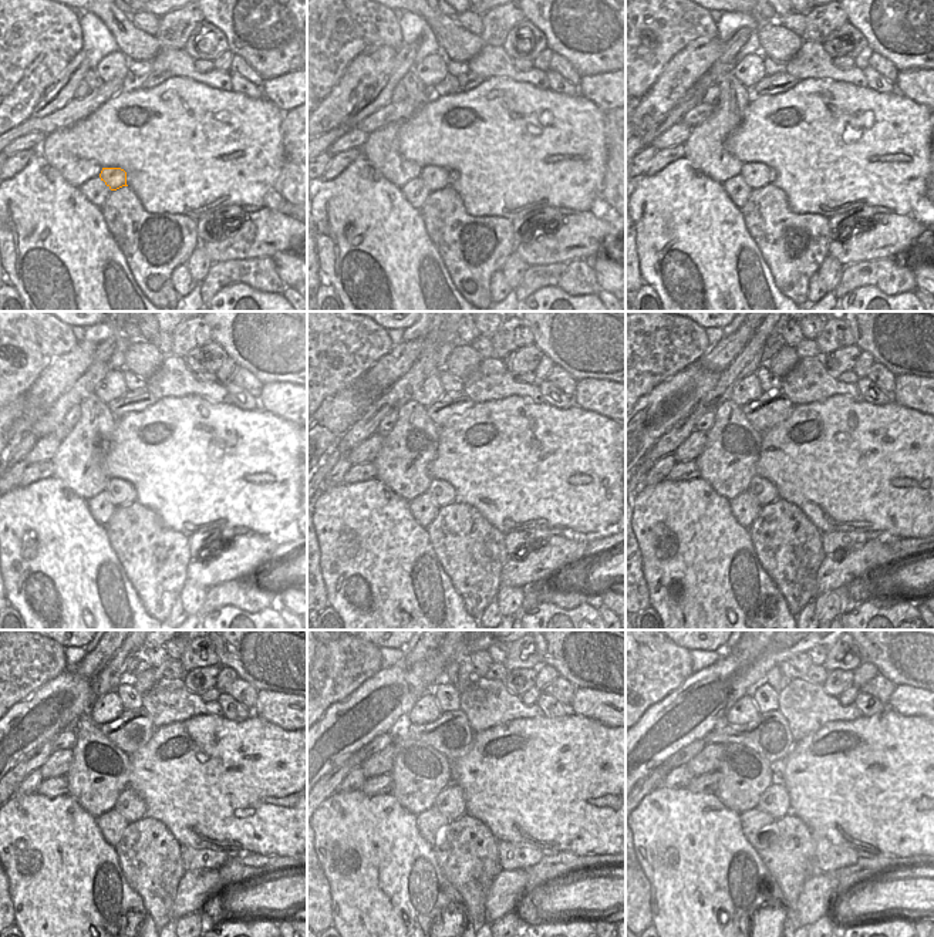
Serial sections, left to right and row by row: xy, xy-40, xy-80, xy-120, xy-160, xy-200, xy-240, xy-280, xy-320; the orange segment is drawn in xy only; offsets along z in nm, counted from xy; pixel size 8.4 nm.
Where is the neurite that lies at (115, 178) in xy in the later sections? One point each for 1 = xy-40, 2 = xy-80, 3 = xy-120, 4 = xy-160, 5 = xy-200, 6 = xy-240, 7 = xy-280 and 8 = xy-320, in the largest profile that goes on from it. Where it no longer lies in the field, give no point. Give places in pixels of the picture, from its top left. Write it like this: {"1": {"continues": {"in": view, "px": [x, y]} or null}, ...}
{"1": {"continues": {"in": "xy-40", "px": [435, 178]}}, "2": {"continues": {"in": "xy-80", "px": [757, 175]}}, "3": {"continues": {"in": "xy-120", "px": [121, 492]}}, "4": {"continues": {"in": "xy-160", "px": [442, 494]}}, "5": {"continues": {"in": "xy-200", "px": [764, 491]}}, "6": {"continues": {"in": "xy-240", "px": [130, 805]}}, "7": {"continues": {"in": "xy-280", "px": [449, 802]}}, "8": {"continues": {"in": "xy-320", "px": [775, 801]}}}

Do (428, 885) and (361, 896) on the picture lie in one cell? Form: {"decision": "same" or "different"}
{"decision": "same"}

